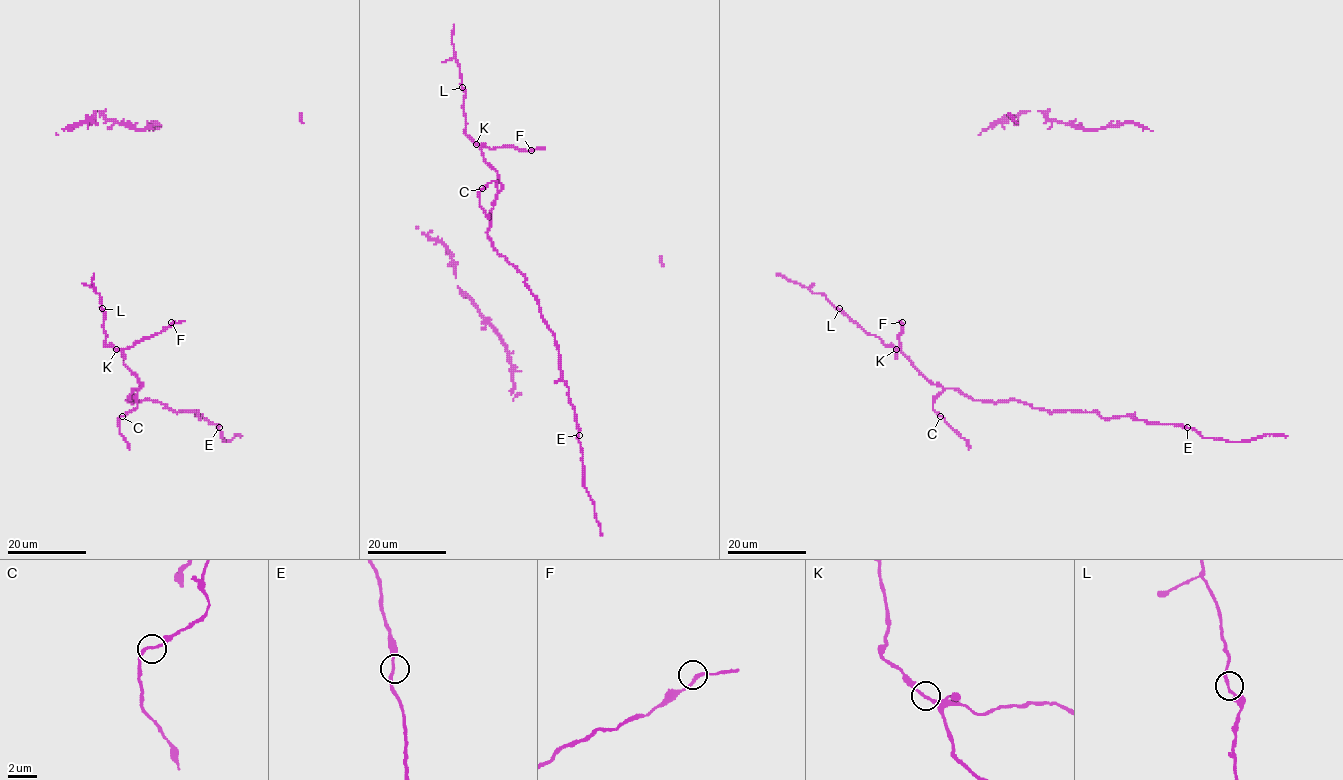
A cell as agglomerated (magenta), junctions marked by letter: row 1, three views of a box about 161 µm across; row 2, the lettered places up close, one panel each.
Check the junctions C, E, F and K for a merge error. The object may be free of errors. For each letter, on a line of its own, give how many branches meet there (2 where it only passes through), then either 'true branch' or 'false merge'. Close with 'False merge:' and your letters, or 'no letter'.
C: 2 | true branch
E: 2 | true branch
F: 2 | true branch
K: 2 | true branch
False merge: no letter

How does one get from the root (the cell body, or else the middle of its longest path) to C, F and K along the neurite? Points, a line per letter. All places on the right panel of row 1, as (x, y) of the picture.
C: (948, 389), (933, 403), (932, 408), (940, 416)
F: (948, 389), (932, 384), (899, 350), (902, 322)
K: (948, 389), (932, 384), (896, 349)

